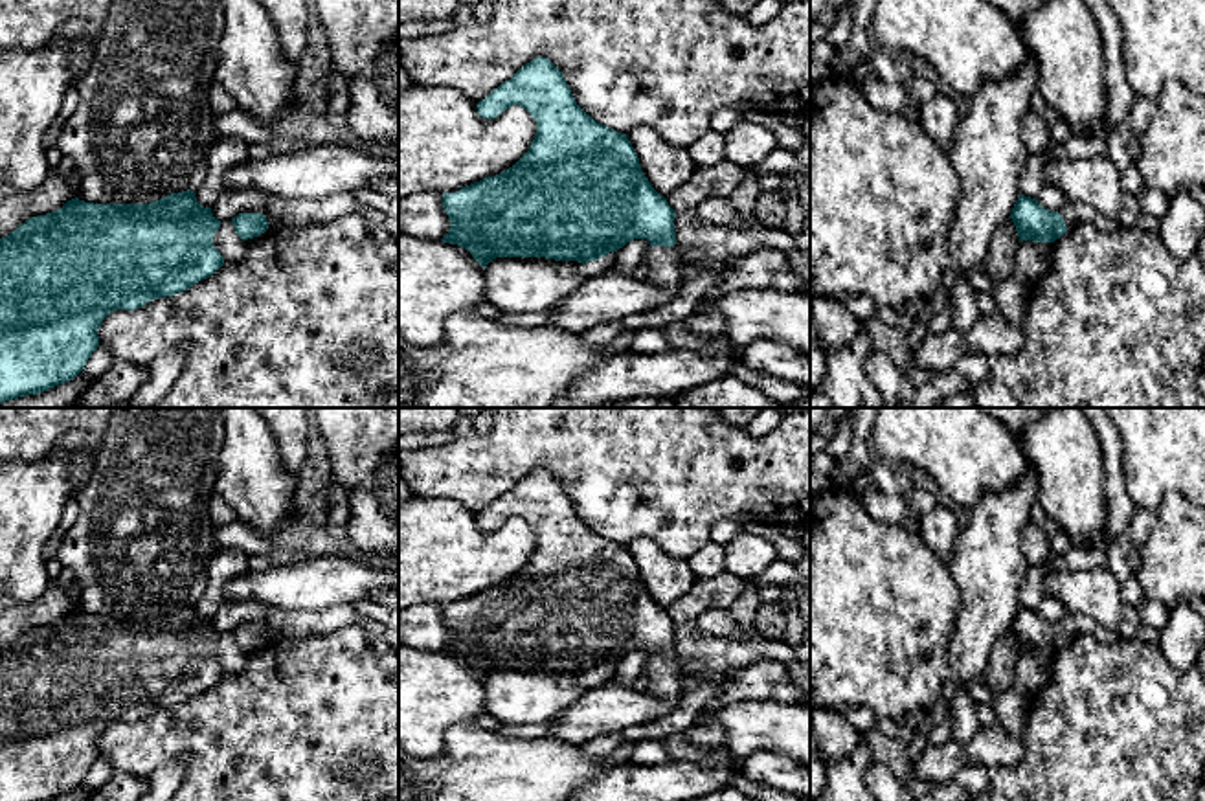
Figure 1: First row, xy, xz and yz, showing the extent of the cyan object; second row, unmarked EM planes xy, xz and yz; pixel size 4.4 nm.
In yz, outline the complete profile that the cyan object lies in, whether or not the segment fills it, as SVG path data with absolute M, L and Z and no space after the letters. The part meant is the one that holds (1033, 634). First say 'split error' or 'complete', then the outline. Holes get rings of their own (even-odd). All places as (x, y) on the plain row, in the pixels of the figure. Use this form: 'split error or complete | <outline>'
split error | M1019 606L1008 628L1019 652L1054 654L1078 634L1095 634L1098 639L1115 643L1115 630L1102 628L1086 614L1069 614L1058 623L1045 621L1036 610Z

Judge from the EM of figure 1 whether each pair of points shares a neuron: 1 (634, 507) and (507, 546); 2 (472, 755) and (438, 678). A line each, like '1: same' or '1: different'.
1: different
2: different

